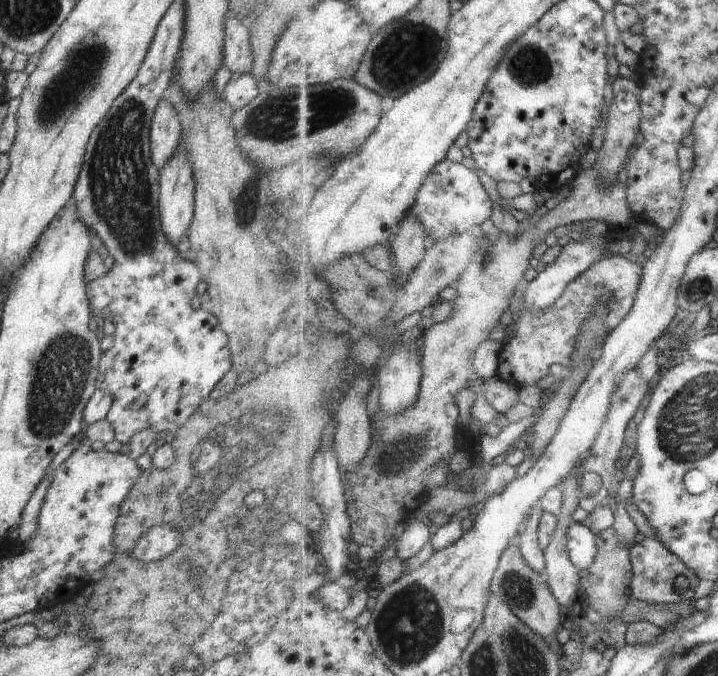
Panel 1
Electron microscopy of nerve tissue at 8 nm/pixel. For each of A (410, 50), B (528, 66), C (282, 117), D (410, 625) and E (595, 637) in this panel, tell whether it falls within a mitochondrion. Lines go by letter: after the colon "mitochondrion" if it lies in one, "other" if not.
A: mitochondrion
B: mitochondrion
C: mitochondrion
D: mitochondrion
E: other

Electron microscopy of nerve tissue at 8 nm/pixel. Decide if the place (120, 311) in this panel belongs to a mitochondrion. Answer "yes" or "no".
no

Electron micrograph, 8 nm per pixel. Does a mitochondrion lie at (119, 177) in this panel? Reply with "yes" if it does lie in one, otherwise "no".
yes

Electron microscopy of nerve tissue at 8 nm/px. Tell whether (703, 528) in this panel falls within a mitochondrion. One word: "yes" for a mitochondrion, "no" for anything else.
no

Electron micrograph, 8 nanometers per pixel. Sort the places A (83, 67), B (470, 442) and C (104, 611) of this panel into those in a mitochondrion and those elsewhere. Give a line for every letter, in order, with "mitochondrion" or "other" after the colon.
A: mitochondrion
B: other
C: mitochondrion

